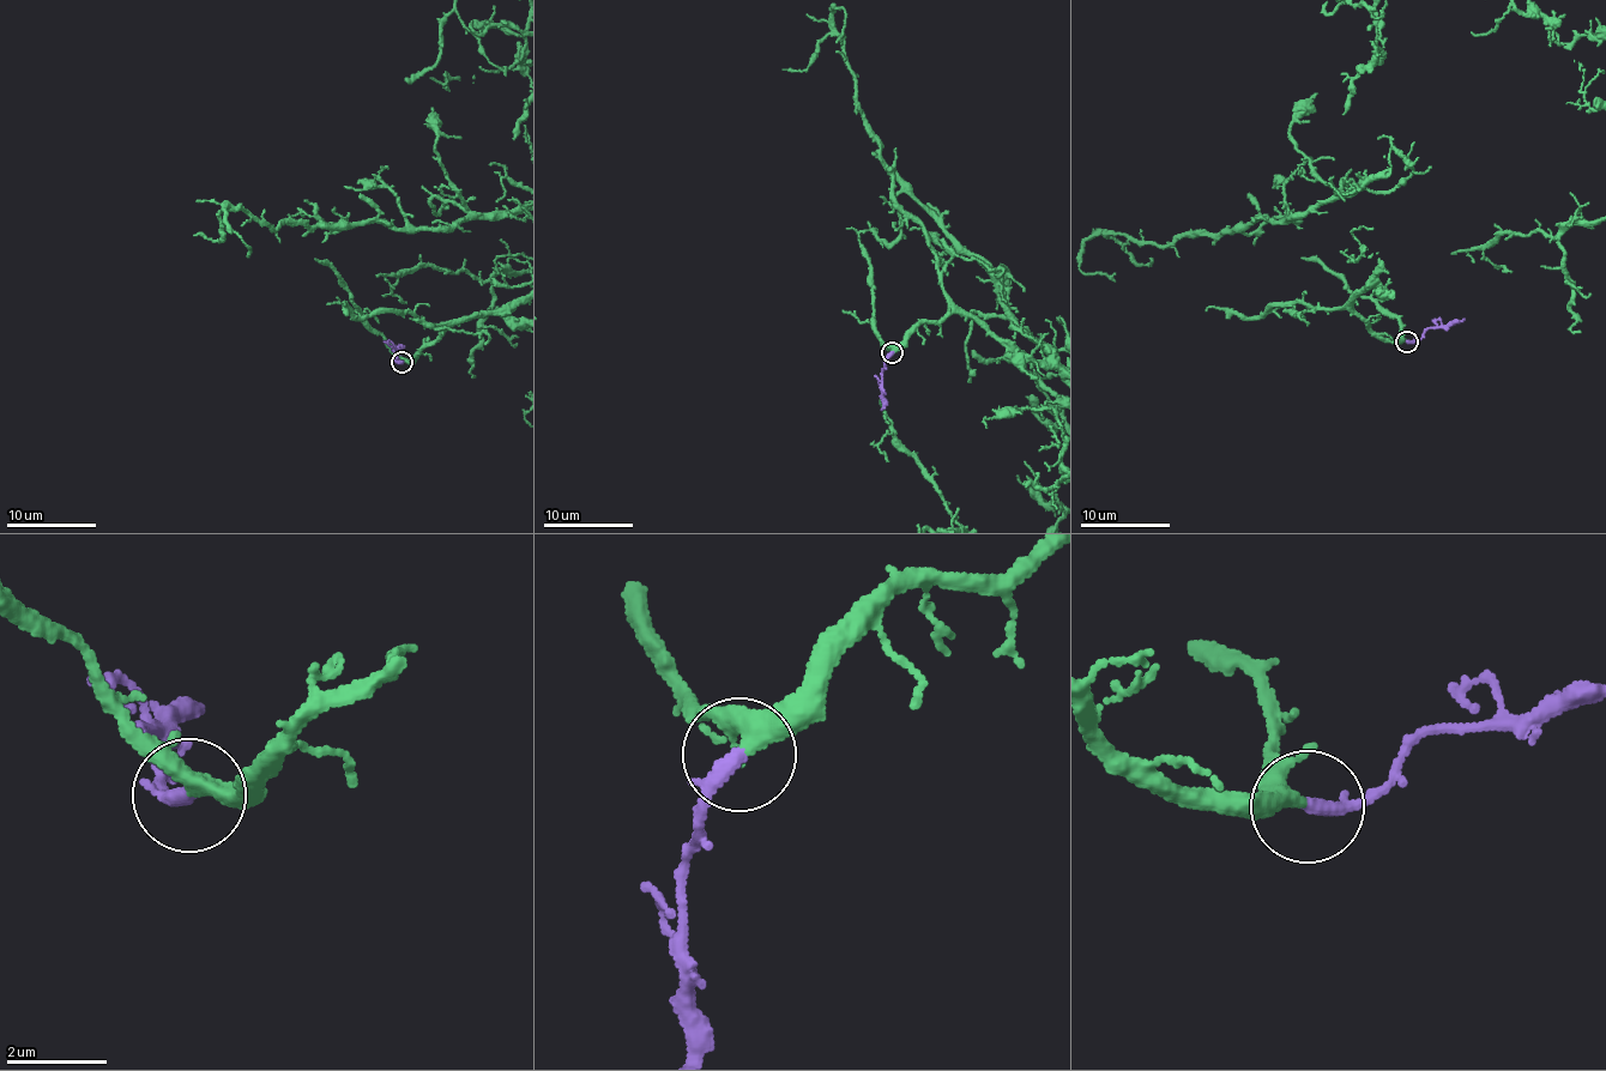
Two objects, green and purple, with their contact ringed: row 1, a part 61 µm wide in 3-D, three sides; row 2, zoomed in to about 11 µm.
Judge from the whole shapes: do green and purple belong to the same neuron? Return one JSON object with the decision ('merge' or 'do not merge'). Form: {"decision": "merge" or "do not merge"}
{"decision": "merge"}

